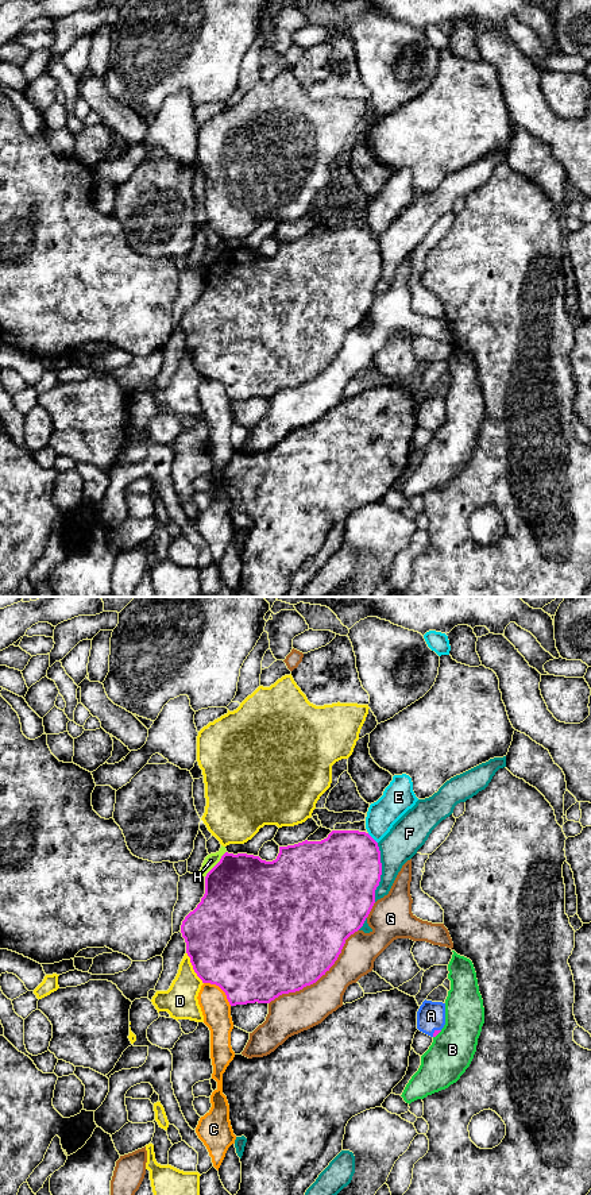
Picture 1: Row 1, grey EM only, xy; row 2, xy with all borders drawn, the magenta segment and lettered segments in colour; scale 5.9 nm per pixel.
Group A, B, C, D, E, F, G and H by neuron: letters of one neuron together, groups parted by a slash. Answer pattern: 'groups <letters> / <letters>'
groups A / B / C / D / E / F / G / H

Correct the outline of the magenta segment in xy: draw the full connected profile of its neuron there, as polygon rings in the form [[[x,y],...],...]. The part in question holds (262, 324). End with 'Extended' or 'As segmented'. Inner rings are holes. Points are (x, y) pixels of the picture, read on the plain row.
[[[332,225],[321,236],[279,242],[275,255],[225,247],[205,271],[205,289],[181,320],[194,367],[202,378],[219,381],[231,401],[270,398],[282,389],[316,378],[335,359],[345,335],[358,327],[375,298],[382,270],[378,238],[366,227]]]. As segmented

